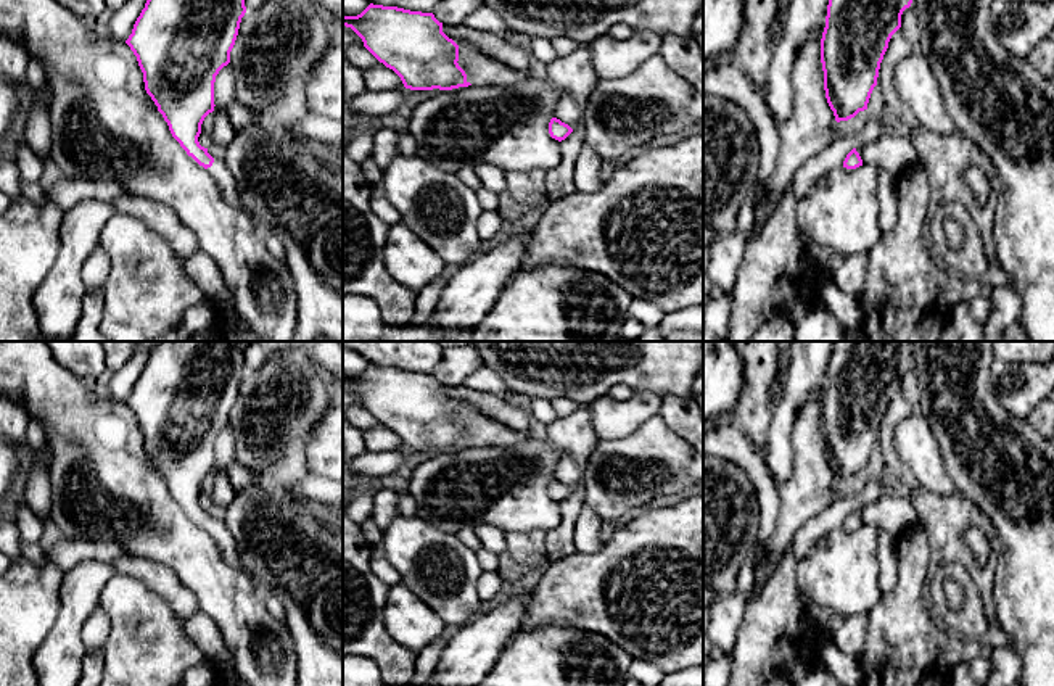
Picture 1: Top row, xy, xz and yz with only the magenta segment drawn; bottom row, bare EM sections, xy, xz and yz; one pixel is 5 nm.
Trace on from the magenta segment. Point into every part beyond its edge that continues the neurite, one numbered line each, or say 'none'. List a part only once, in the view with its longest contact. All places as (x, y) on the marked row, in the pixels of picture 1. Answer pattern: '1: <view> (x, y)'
1: xy (219, 171)

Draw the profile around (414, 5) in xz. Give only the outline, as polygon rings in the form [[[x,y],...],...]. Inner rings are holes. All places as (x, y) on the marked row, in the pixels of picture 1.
[[[368,0],[373,5],[397,6],[410,11],[433,13],[441,0]]]

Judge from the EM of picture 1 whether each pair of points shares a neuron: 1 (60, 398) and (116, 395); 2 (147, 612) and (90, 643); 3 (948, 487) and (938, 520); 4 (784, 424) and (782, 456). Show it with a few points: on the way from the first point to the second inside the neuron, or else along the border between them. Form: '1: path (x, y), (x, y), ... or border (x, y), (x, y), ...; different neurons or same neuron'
1: border (107, 396), (124, 403); different neurons
2: border (98, 606), (110, 622), (110, 633), (103, 646); different neurons
3: border (919, 485), (940, 495), (950, 495), (956, 490); different neurons
4: path (782, 432), (782, 448); same neuron

